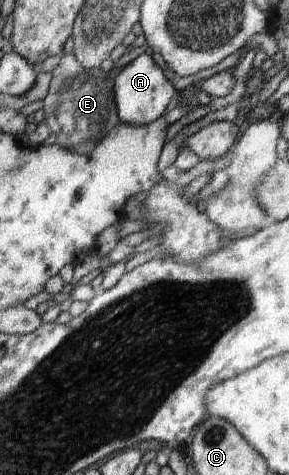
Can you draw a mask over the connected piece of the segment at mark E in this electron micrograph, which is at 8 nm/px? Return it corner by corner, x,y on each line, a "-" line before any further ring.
74,52
63,54
59,65
51,73
51,86
43,98
45,124
57,136
56,143
77,154
91,152
117,122
120,122
113,92
113,79
100,67
85,70
77,62

